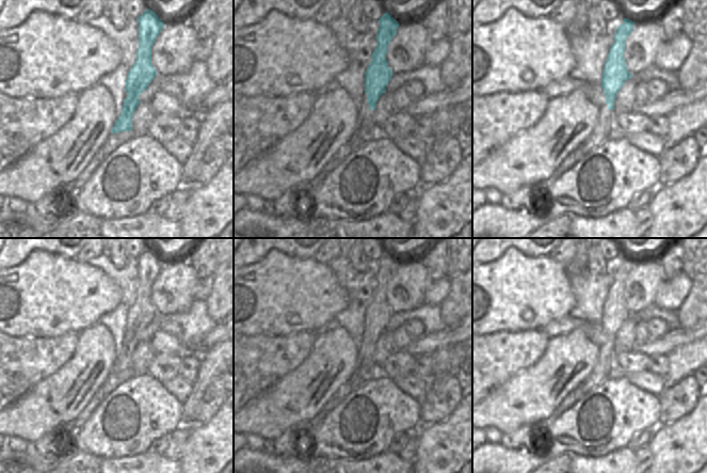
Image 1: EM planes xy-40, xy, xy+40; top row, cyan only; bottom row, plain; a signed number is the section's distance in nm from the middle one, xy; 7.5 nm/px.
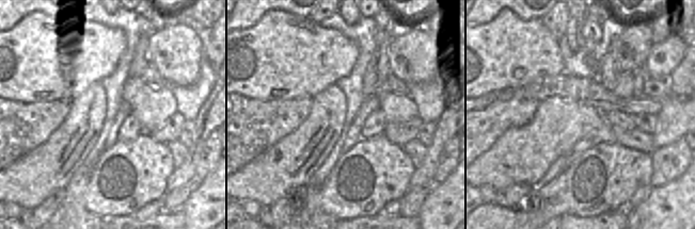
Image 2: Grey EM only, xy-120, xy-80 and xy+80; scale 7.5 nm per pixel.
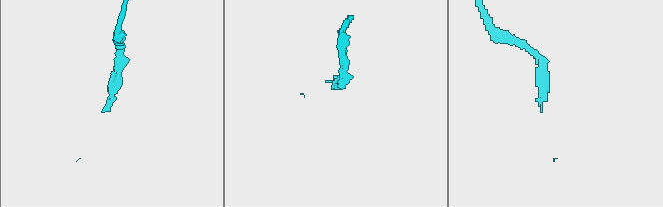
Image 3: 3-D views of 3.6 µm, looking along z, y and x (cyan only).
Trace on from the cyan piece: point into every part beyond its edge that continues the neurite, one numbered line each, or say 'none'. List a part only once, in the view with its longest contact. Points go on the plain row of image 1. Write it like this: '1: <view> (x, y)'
1: xy (366, 368)

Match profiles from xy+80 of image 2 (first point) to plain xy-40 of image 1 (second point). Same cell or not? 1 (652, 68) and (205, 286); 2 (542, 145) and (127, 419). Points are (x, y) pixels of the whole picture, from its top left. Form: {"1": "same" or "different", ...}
{"1": "same", "2": "different"}

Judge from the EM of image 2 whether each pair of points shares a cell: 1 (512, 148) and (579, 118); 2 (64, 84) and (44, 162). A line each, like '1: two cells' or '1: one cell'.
1: one cell
2: two cells

